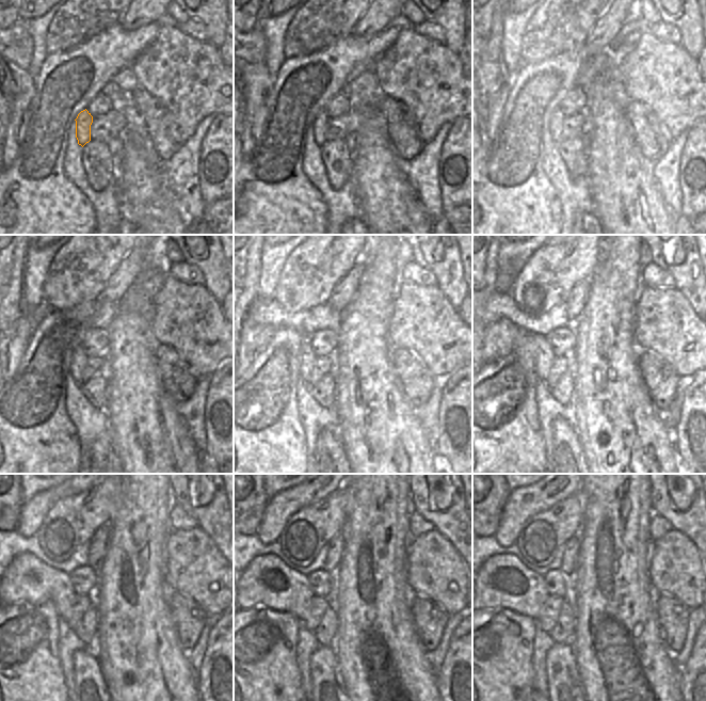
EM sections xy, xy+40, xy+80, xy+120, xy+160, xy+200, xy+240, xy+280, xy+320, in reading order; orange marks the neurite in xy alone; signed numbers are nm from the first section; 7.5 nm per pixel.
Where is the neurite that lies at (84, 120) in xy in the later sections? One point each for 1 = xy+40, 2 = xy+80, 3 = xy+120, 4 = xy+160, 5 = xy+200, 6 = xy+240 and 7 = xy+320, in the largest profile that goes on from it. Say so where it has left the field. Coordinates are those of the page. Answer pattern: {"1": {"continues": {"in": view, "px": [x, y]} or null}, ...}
{"1": {"continues": {"in": "xy+40", "px": [320, 124]}}, "2": {"continues": {"in": "xy+80", "px": [557, 120]}}, "3": {"continues": {"in": "xy+120", "px": [79, 359]}}, "4": {"continues": {"in": "xy+160", "px": [307, 357]}}, "5": {"continues": {"in": "xy+200", "px": [500, 337]}}, "6": {"continues": {"in": "xy+240", "px": [27, 578]}}, "7": {"continues": {"in": "xy+320", "px": [502, 582]}}}

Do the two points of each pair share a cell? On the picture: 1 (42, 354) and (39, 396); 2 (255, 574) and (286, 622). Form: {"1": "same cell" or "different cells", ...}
{"1": "same cell", "2": "different cells"}

